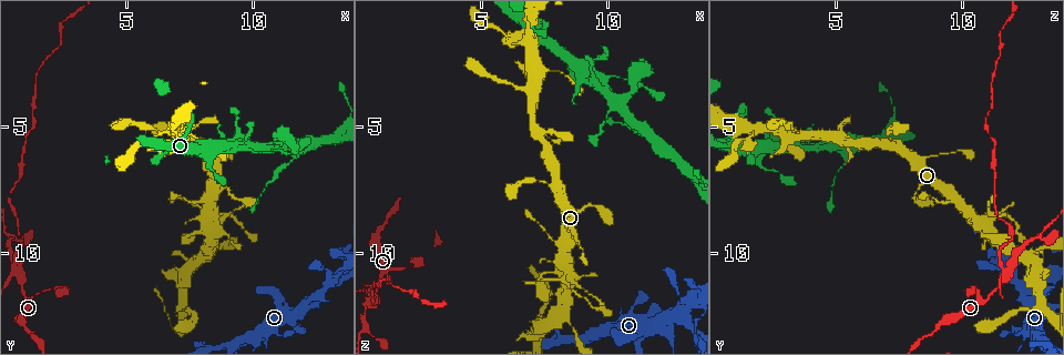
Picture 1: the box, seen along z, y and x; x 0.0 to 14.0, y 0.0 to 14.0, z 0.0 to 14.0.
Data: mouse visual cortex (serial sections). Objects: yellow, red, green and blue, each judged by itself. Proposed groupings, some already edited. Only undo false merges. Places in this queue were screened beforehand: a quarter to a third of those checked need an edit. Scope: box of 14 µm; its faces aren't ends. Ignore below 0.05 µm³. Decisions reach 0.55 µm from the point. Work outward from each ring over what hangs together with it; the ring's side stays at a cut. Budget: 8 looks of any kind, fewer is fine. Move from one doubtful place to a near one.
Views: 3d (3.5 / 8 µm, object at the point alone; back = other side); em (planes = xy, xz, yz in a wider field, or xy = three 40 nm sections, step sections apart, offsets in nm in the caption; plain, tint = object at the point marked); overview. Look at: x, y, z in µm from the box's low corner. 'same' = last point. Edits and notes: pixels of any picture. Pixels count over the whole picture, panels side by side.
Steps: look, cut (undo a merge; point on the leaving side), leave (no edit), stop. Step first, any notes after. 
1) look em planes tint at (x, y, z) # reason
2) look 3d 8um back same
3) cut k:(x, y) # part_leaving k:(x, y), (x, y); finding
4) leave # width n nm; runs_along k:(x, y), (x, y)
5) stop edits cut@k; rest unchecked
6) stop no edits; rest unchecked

look 3d 3.5um at (8.4, 8.7, 10.7) # thin arm on a thick one

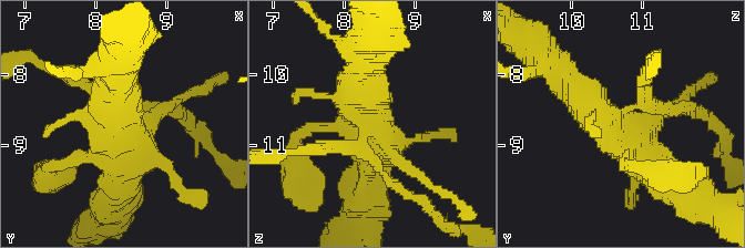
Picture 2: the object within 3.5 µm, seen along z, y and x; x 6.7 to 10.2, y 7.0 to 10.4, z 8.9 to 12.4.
look em xy step 3 tint at (8.40, 8.70, 10.65) # need the tissue

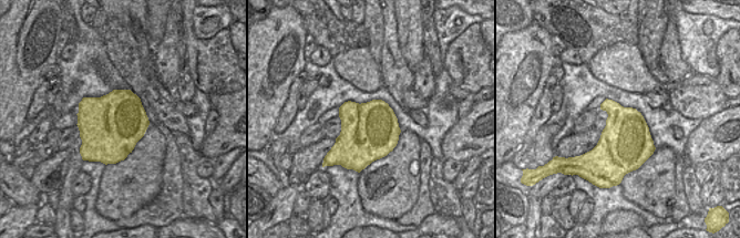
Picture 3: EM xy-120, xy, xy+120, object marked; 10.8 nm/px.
look em xy step 5 tint same # cut it another way

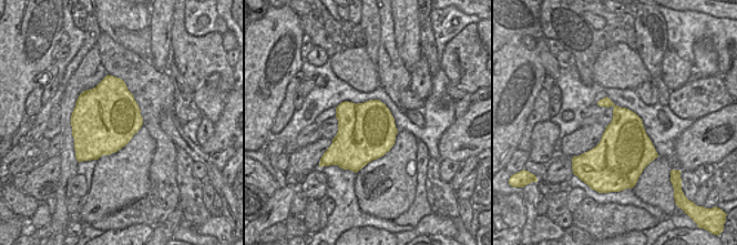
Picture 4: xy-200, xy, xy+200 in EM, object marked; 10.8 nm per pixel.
cut 2:(328, 147) # part_leaving 2:(638, 104), (692, 107), (708, 121); two cells meet here

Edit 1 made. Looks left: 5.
look overview # see it whole again

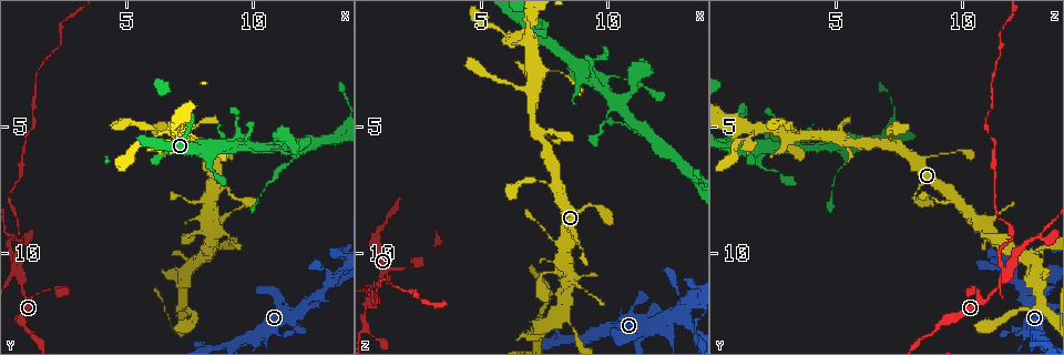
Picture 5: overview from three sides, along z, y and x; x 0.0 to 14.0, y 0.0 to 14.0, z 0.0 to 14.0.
look 3d 3.5um at (13.0, 11.4, 12.3) # four arms meet

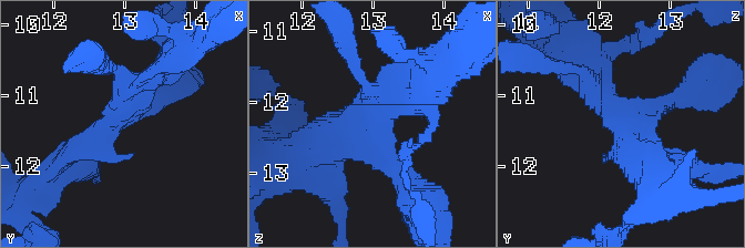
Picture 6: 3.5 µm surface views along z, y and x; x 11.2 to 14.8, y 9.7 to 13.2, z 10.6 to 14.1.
leave # runs_along 6:(64, 157), (109, 127), (166, 65); all the same cell

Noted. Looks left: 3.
look em xy step 1 tint at (9.4, 5.8, 3.2) # branch point

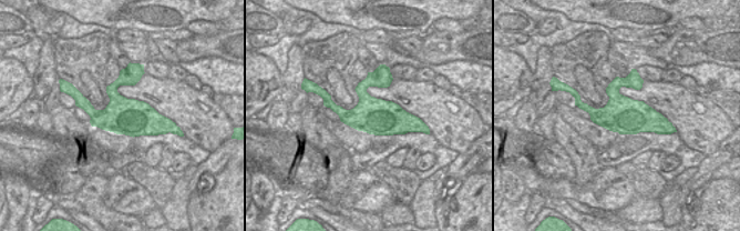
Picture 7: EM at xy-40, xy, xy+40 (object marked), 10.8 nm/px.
look 3d 3.5um same # wider look

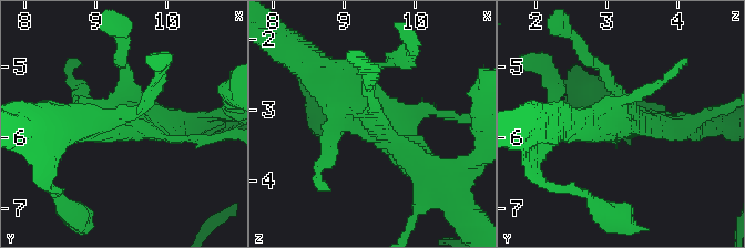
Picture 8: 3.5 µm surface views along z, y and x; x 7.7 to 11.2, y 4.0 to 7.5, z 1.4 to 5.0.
leave # all the same cell

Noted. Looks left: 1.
stop edits cut@2; rest unchecked

